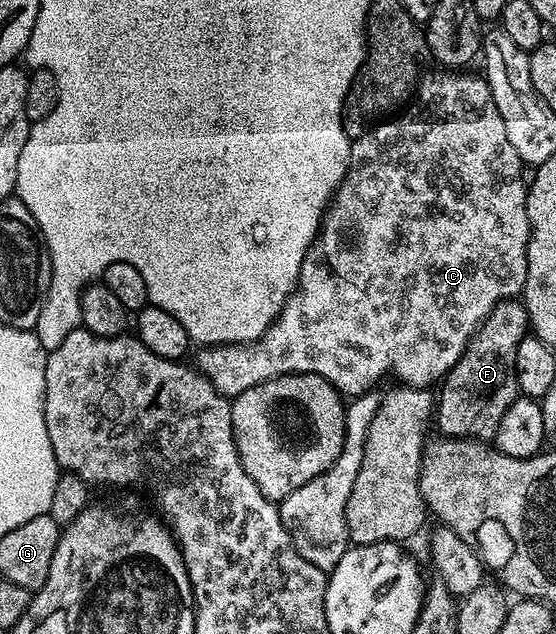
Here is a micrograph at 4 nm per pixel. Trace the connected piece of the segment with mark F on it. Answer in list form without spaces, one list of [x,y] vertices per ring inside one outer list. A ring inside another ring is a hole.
[[[506,300],[501,302],[497,307],[491,311],[487,317],[483,320],[483,324],[479,329],[473,333],[471,340],[465,345],[465,351],[463,356],[450,368],[449,373],[445,375],[443,381],[440,383],[441,394],[439,390],[439,397],[435,402],[435,423],[442,430],[440,432],[446,439],[450,438],[469,438],[480,440],[493,440],[497,437],[497,429],[499,424],[503,420],[503,416],[507,412],[507,408],[511,408],[511,404],[519,397],[519,391],[517,388],[517,377],[515,376],[515,352],[519,352],[519,340],[523,340],[529,333],[531,327],[529,325],[529,313],[525,307],[524,301],[521,300]]]

